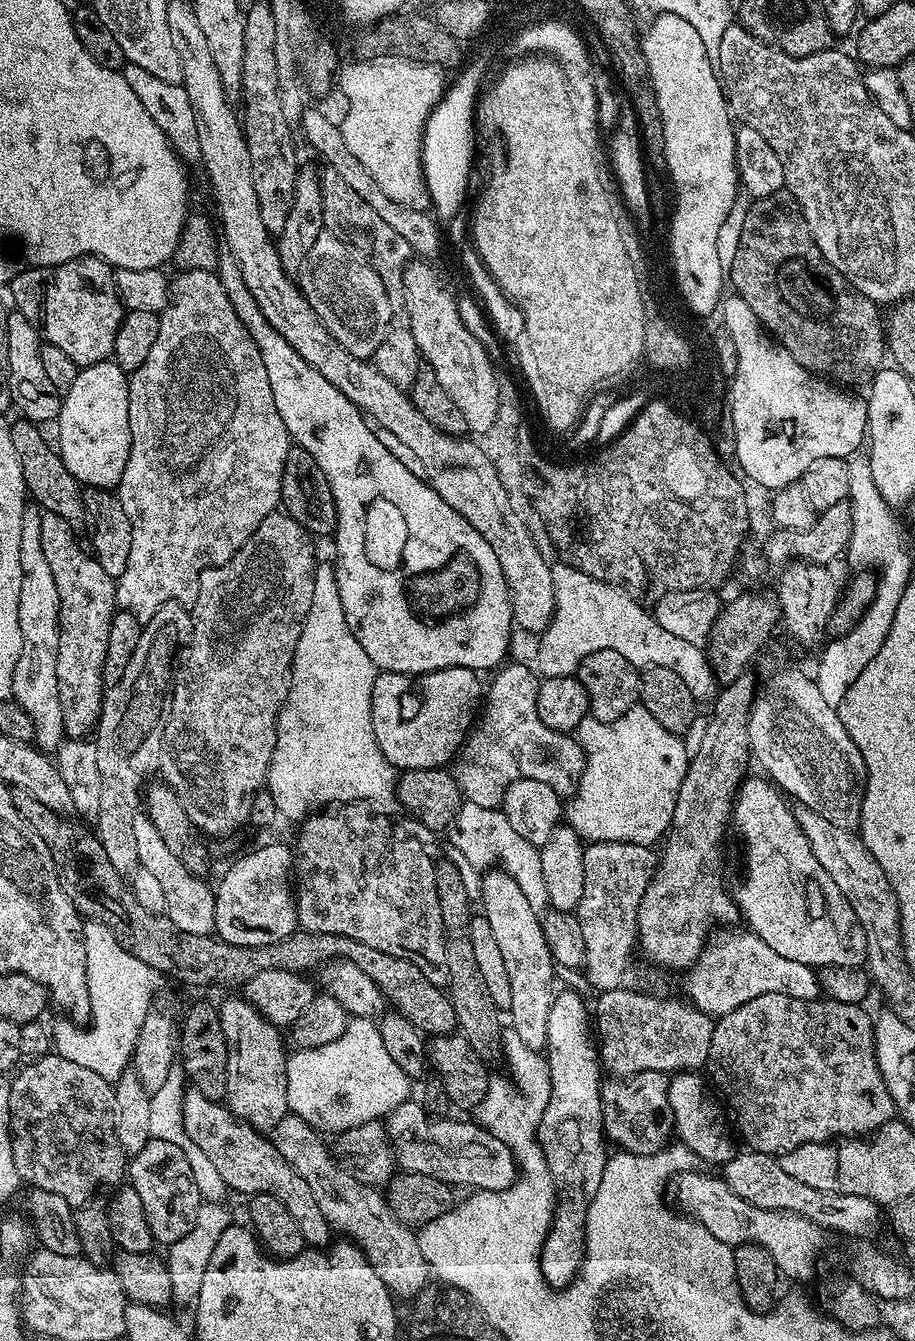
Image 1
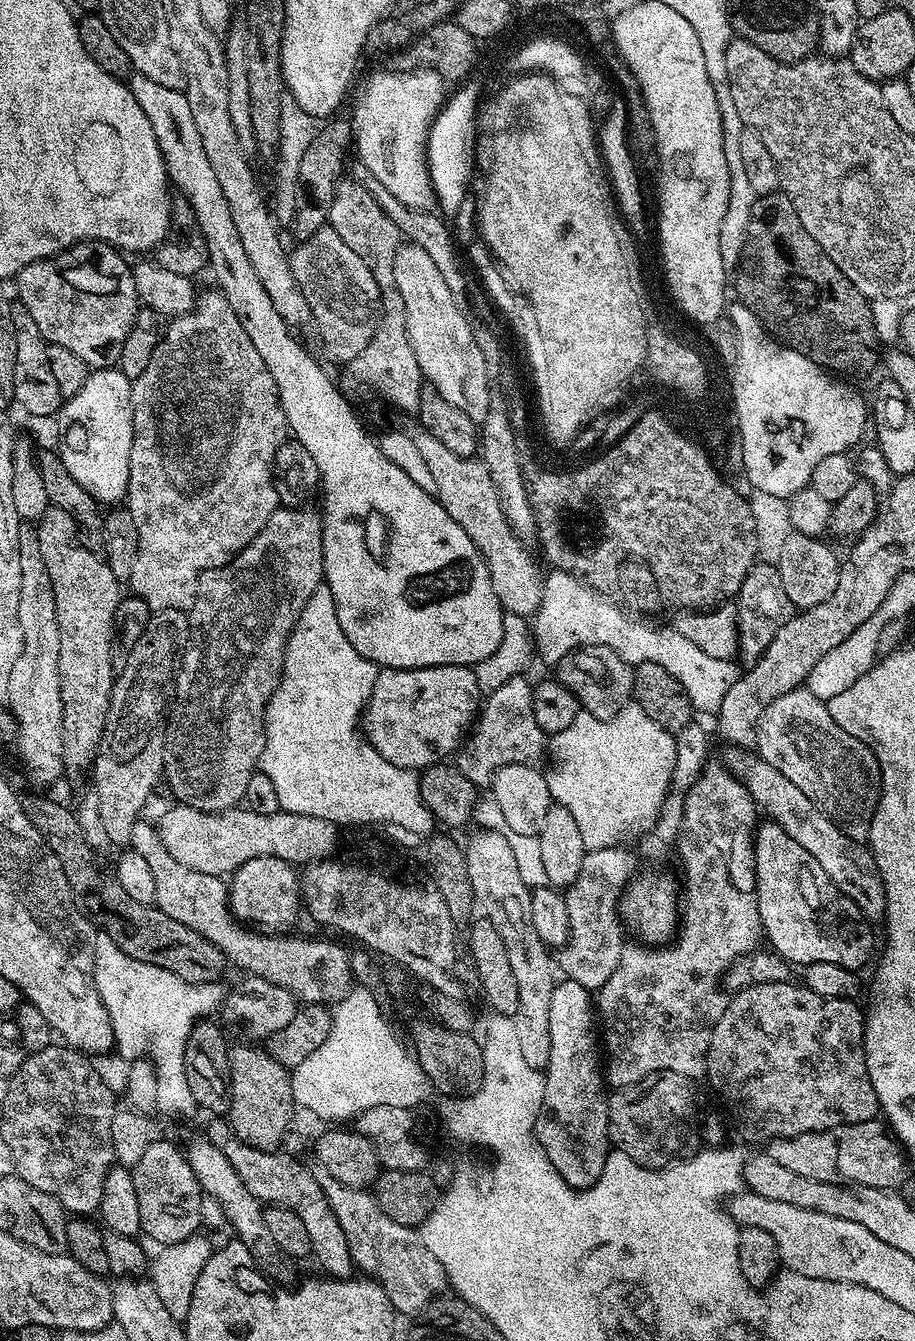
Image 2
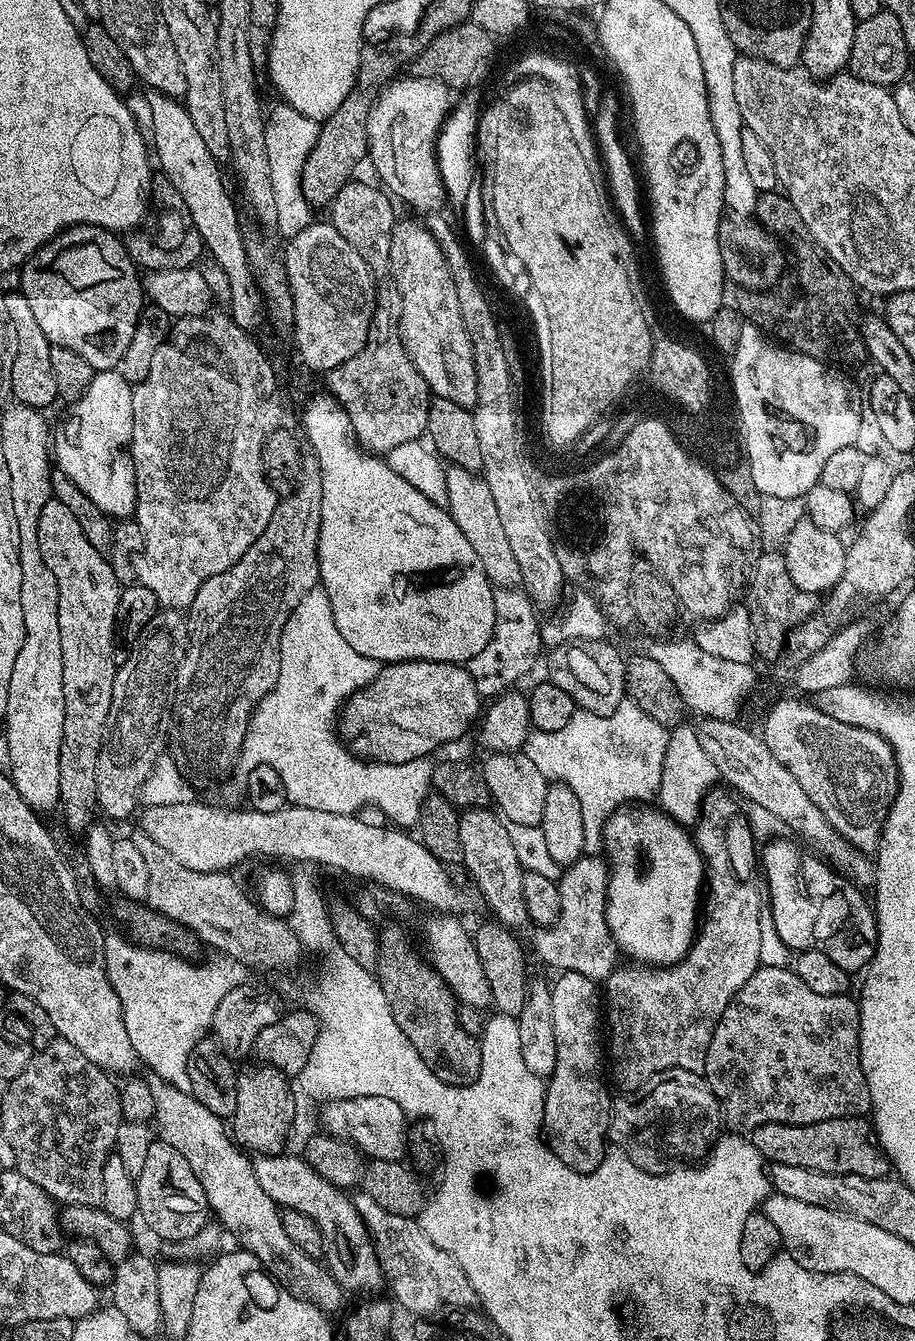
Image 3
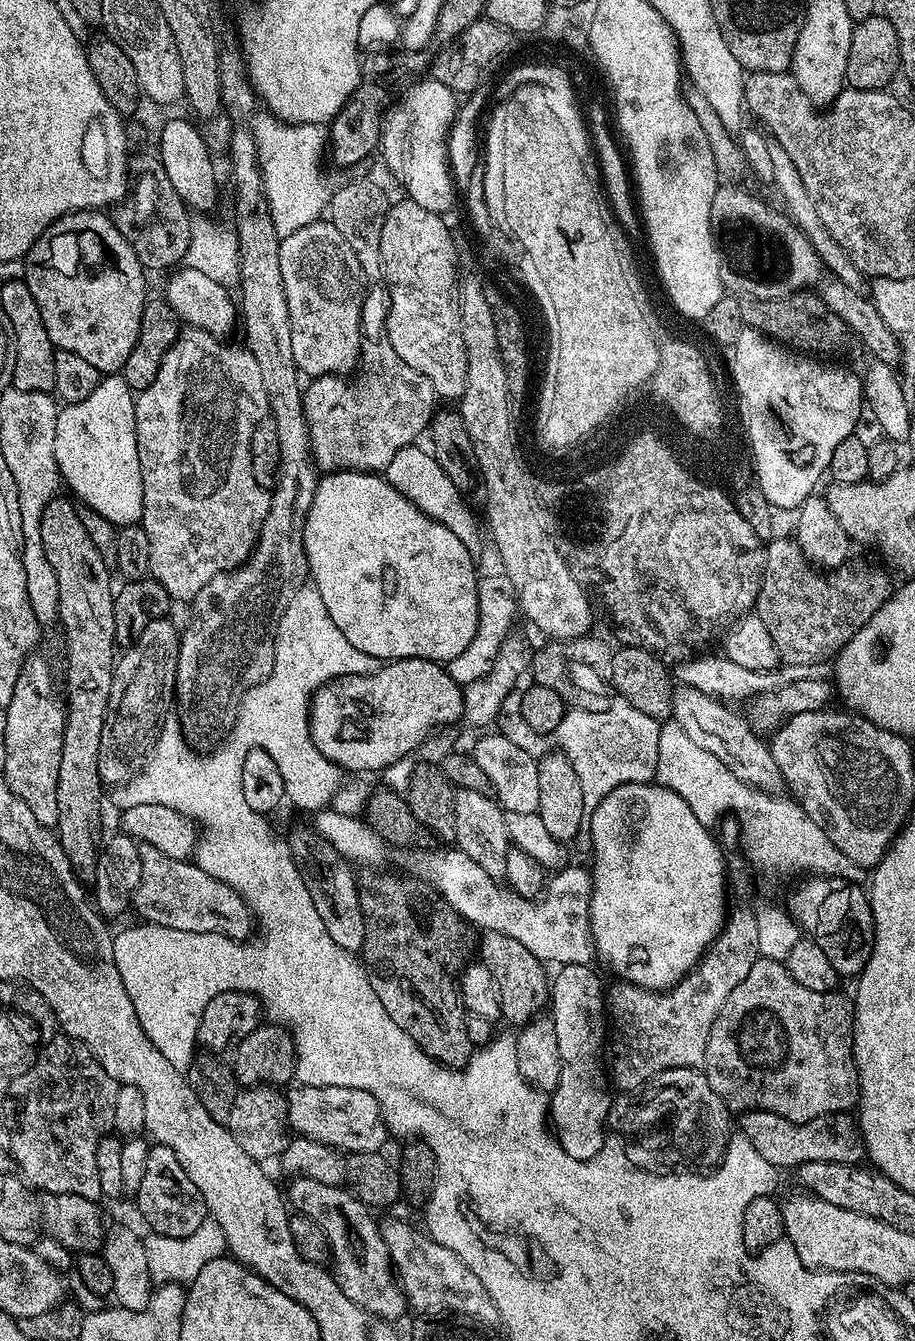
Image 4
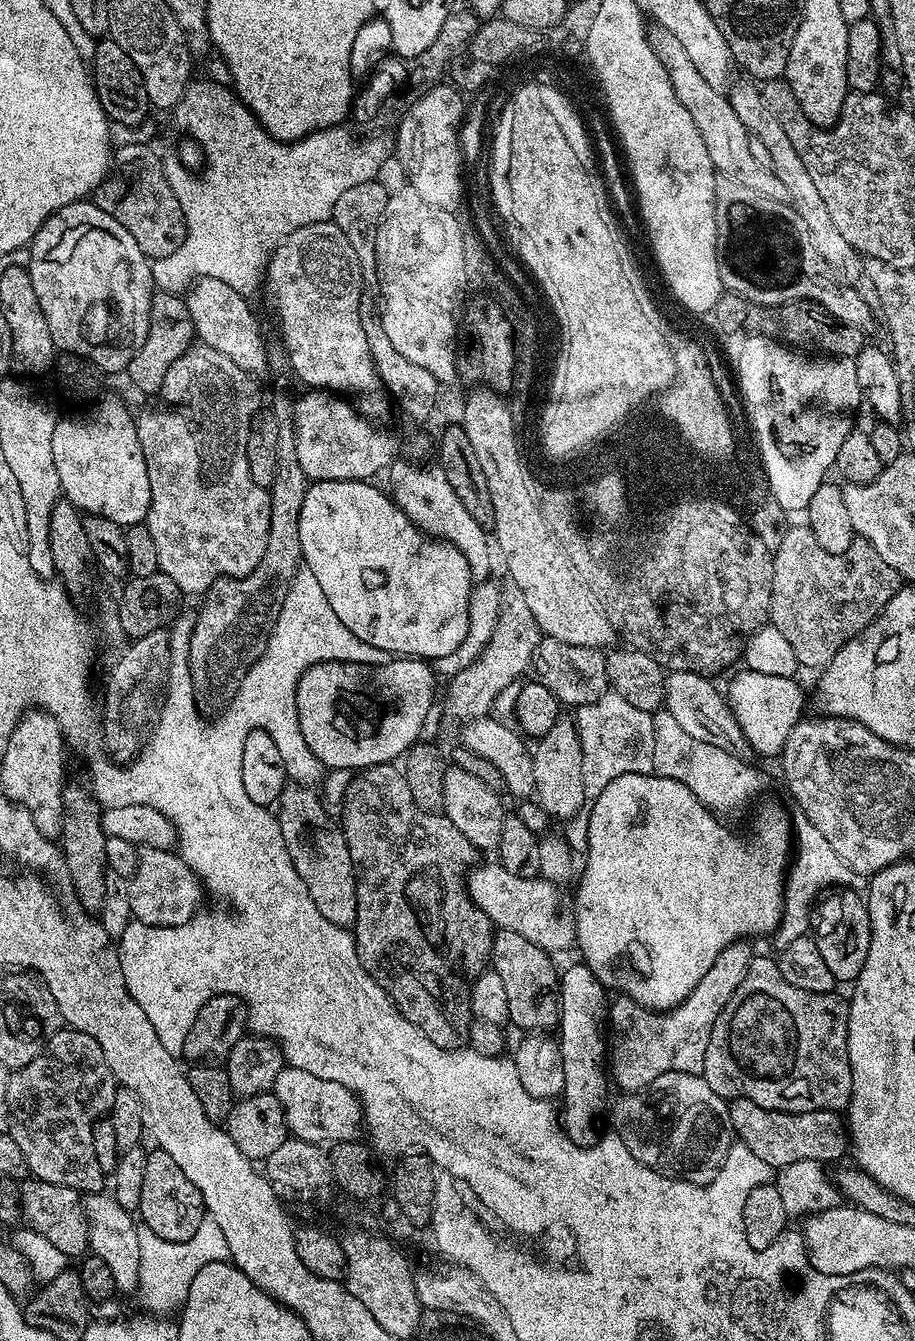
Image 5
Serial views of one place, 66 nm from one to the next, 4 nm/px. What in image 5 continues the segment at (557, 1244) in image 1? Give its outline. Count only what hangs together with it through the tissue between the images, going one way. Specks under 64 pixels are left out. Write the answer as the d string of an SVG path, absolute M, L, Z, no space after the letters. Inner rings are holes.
M577 962L577 964L572 964L568 969L561 971L559 973L560 978L560 1022L558 1025L558 1043L560 1045L560 1053L562 1054L562 1070L566 1074L566 1082L564 1083L564 1091L562 1093L562 1101L564 1100L564 1108L562 1104L562 1127L564 1133L568 1135L569 1140L581 1145L588 1146L597 1139L598 1131L596 1132L596 1119L600 1115L605 1115L606 1105L609 1103L608 1100L608 1084L610 1088L610 1080L606 1075L606 999L604 1000L604 995L606 995L606 989L603 984L599 983L596 979L595 974L588 969L588 965L583 962Z

